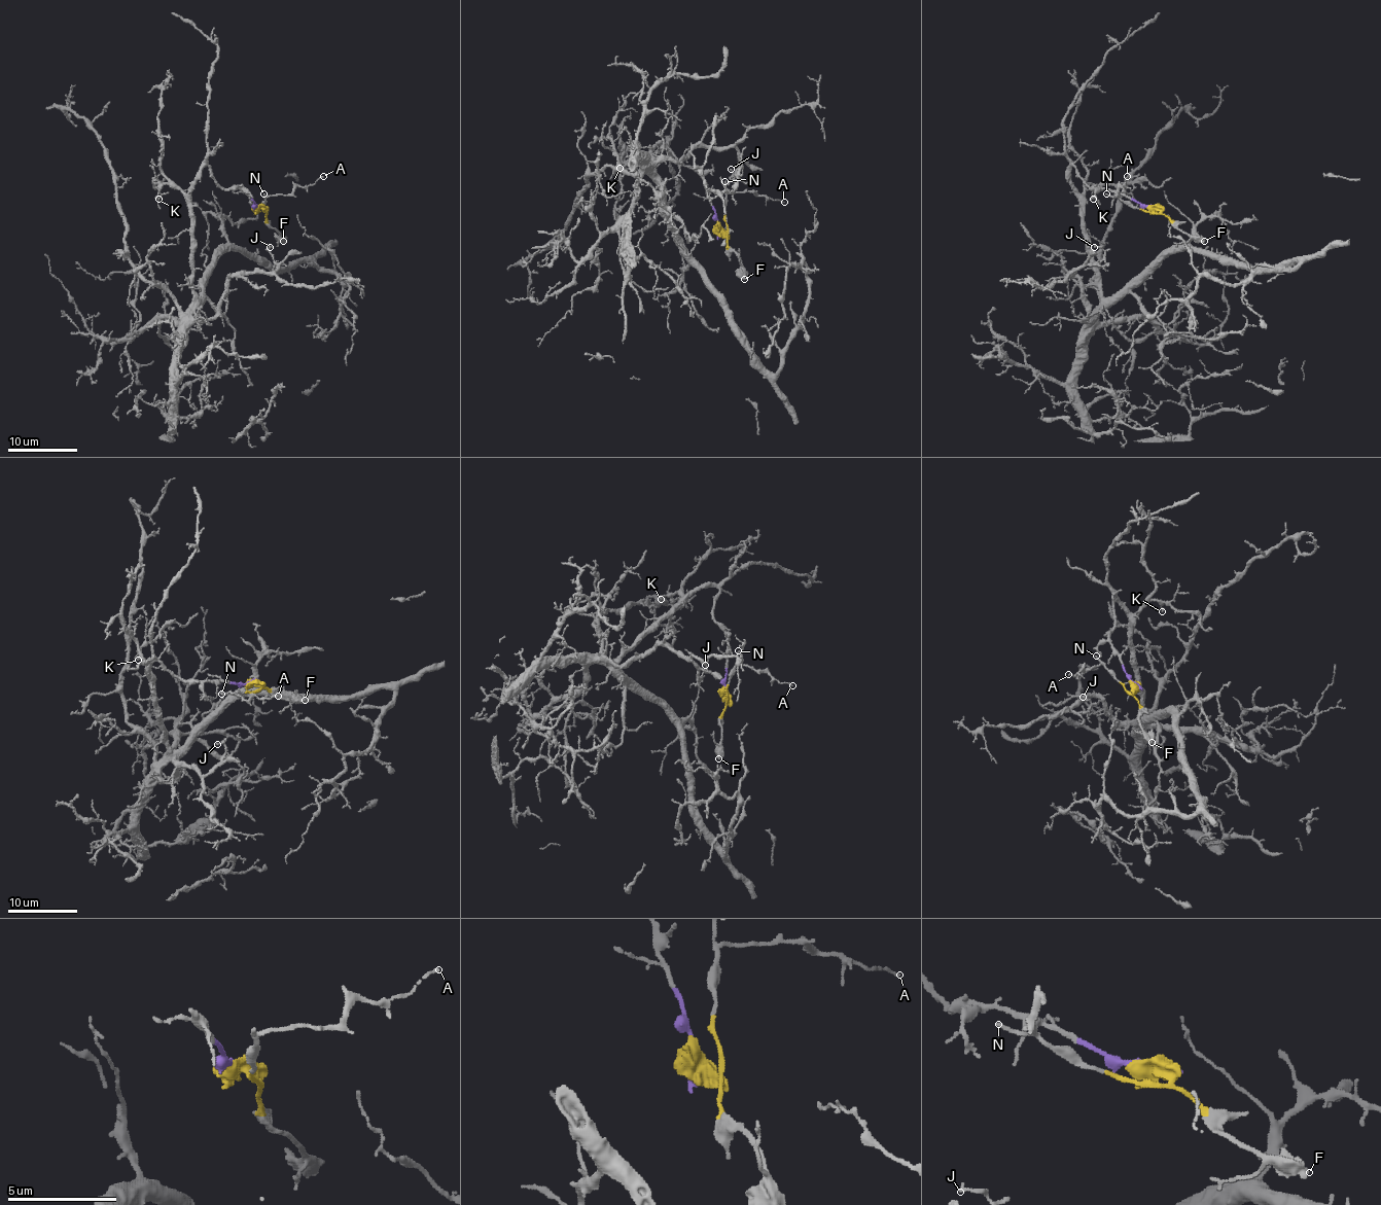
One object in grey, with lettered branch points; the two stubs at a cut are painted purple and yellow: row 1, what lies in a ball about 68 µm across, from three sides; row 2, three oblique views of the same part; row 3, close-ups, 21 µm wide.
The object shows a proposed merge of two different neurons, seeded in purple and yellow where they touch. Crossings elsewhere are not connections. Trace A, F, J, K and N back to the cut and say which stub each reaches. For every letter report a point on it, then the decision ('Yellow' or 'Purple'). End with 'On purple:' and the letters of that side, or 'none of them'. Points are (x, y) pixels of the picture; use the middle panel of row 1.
A: Place: (784, 202). Yellow
F: Place: (744, 279). Yellow
J: Place: (731, 169). Purple
K: Place: (620, 168). Purple
N: Place: (724, 181). Yellow
On purple: J, K

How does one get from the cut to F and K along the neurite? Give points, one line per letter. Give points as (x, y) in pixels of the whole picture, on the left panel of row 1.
F: (257, 206), (266, 213), (266, 222), (283, 241)
K: (257, 206), (243, 189), (224, 189), (207, 165), (197, 183), (184, 192), (165, 183), (157, 200)

